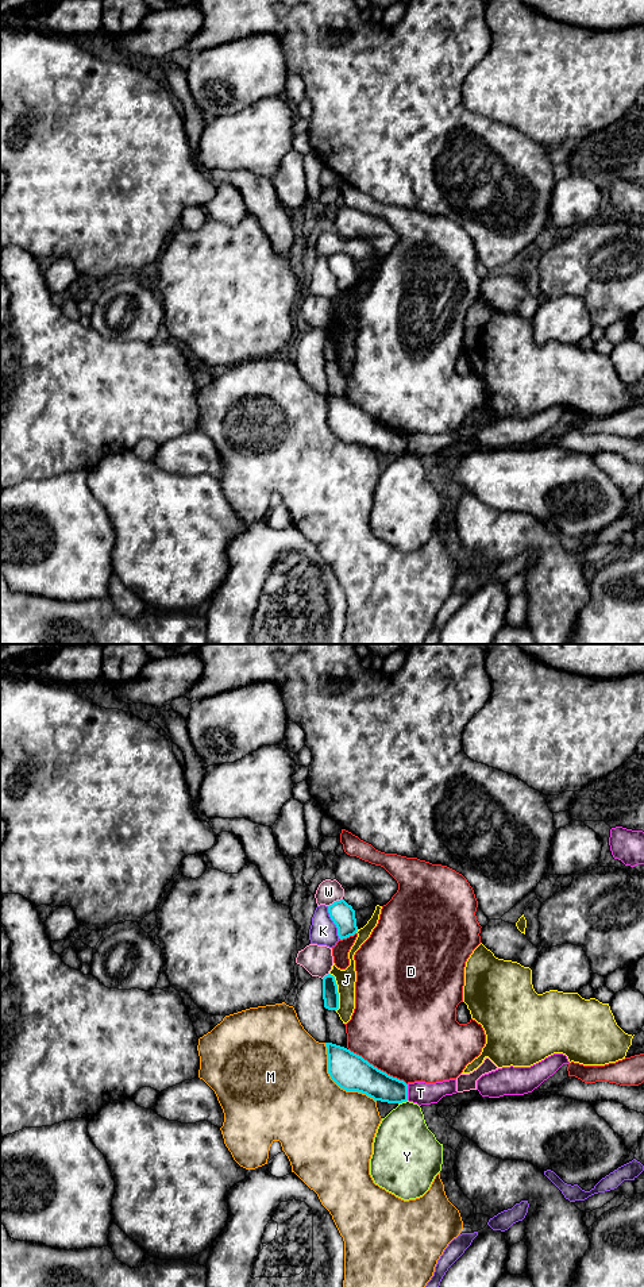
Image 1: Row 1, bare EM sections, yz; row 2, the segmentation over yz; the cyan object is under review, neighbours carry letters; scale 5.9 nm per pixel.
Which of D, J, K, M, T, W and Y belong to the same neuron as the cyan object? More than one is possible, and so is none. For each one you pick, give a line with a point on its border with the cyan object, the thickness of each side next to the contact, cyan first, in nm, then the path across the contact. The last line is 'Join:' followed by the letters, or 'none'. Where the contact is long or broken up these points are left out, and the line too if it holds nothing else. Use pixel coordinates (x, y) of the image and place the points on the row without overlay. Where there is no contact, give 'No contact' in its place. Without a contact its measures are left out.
Join: none

